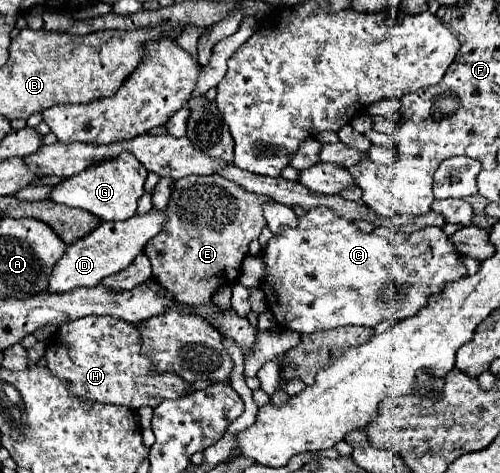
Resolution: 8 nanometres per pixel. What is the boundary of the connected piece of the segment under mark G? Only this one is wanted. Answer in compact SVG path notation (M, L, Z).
M121 153L115 159L97 163L81 171L79 175L73 175L63 183L55 185L49 199L67 207L85 209L95 217L99 217L101 221L119 221L119 219L123 221L137 213L137 201L145 193L143 189L145 179L147 179L147 169L135 157L131 157L131 153Z

